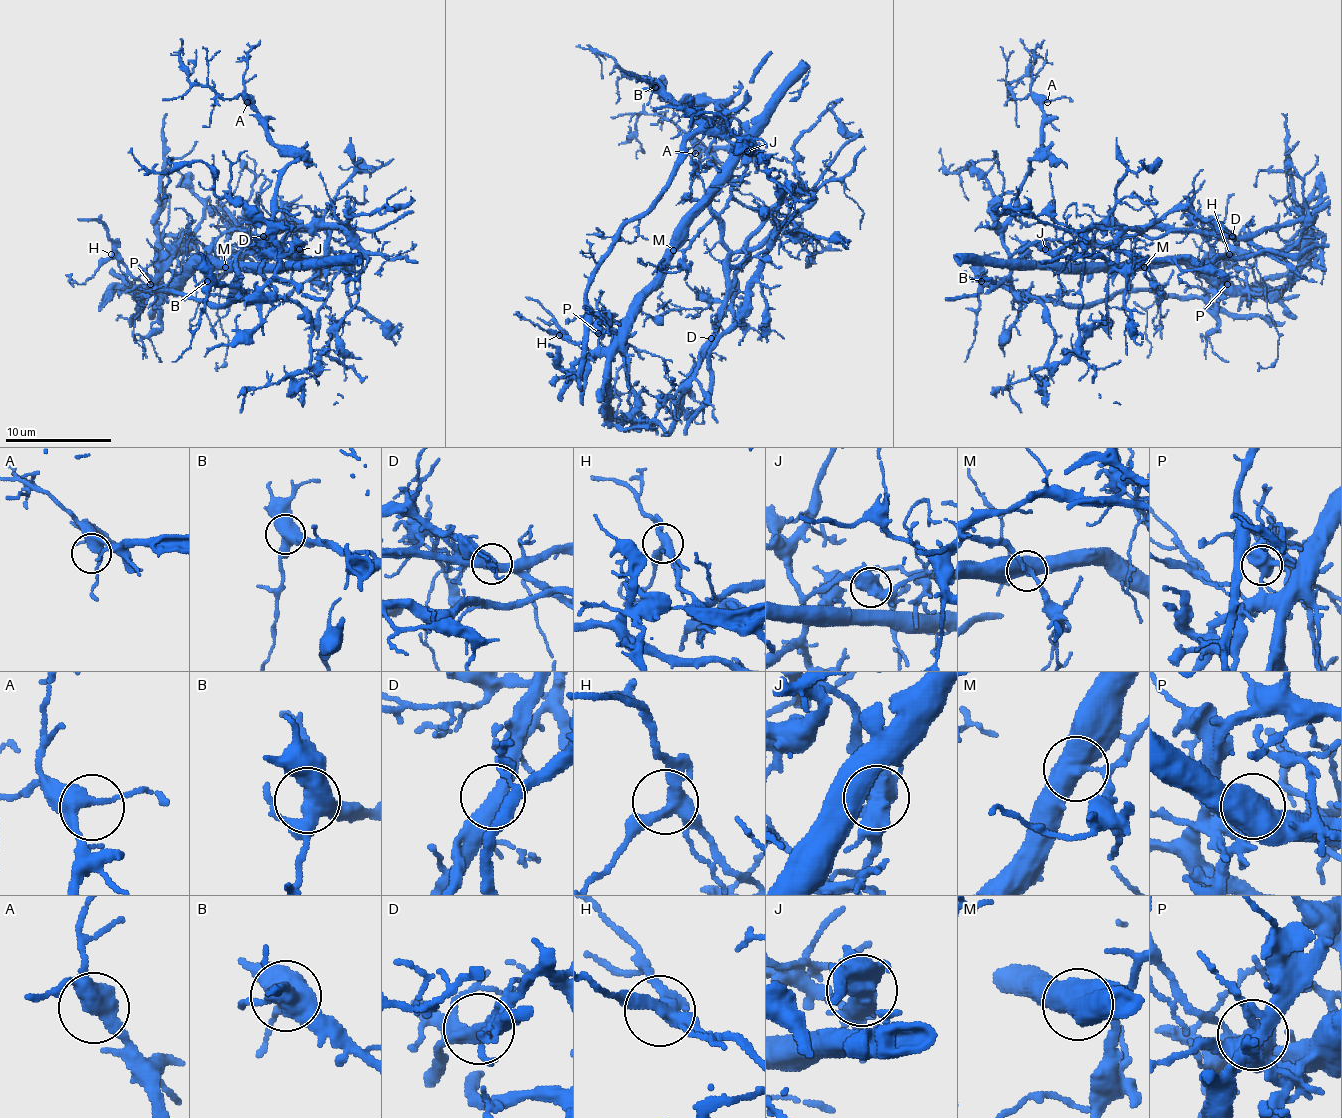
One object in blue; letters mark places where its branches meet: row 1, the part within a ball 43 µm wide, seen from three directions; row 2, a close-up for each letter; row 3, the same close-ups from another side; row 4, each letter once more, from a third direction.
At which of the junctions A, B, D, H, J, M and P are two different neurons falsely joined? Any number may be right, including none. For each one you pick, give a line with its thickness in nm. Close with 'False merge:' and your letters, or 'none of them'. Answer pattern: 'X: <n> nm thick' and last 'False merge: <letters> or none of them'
D: 440 nm thick
J: 500 nm thick
M: 480 nm thick
P: 500 nm thick
False merge: D, J, M, P

